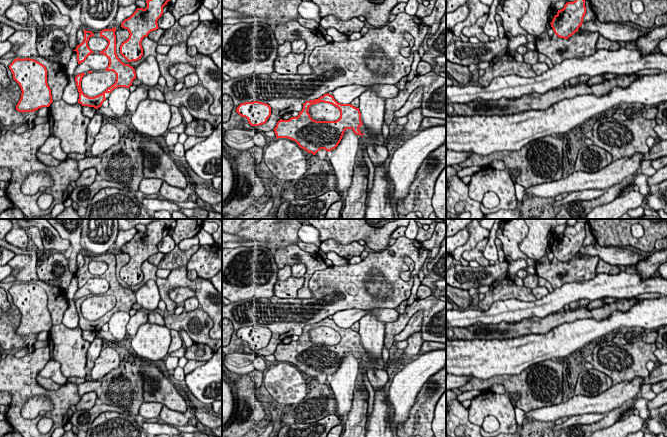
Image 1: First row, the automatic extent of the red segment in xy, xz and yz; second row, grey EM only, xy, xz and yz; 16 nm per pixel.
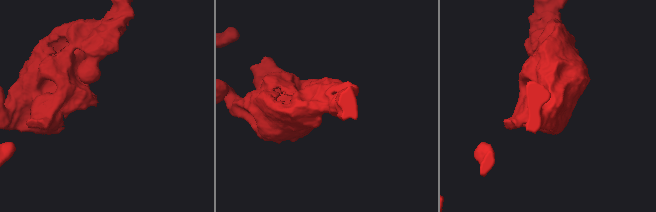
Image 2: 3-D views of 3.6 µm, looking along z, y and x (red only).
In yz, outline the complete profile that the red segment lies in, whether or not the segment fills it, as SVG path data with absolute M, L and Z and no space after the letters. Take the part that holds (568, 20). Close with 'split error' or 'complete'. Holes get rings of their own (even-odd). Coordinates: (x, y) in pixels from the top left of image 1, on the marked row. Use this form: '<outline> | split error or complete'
M585 0L567 2L563 9L558 10L550 24L558 37L568 39L582 26L585 14Z | complete

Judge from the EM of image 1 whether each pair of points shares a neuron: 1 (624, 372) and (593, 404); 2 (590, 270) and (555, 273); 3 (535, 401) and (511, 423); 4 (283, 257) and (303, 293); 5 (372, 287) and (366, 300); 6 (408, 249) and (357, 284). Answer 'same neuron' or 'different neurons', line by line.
1: different neurons
2: same neuron
3: different neurons
4: same neuron
5: different neurons
6: same neuron

